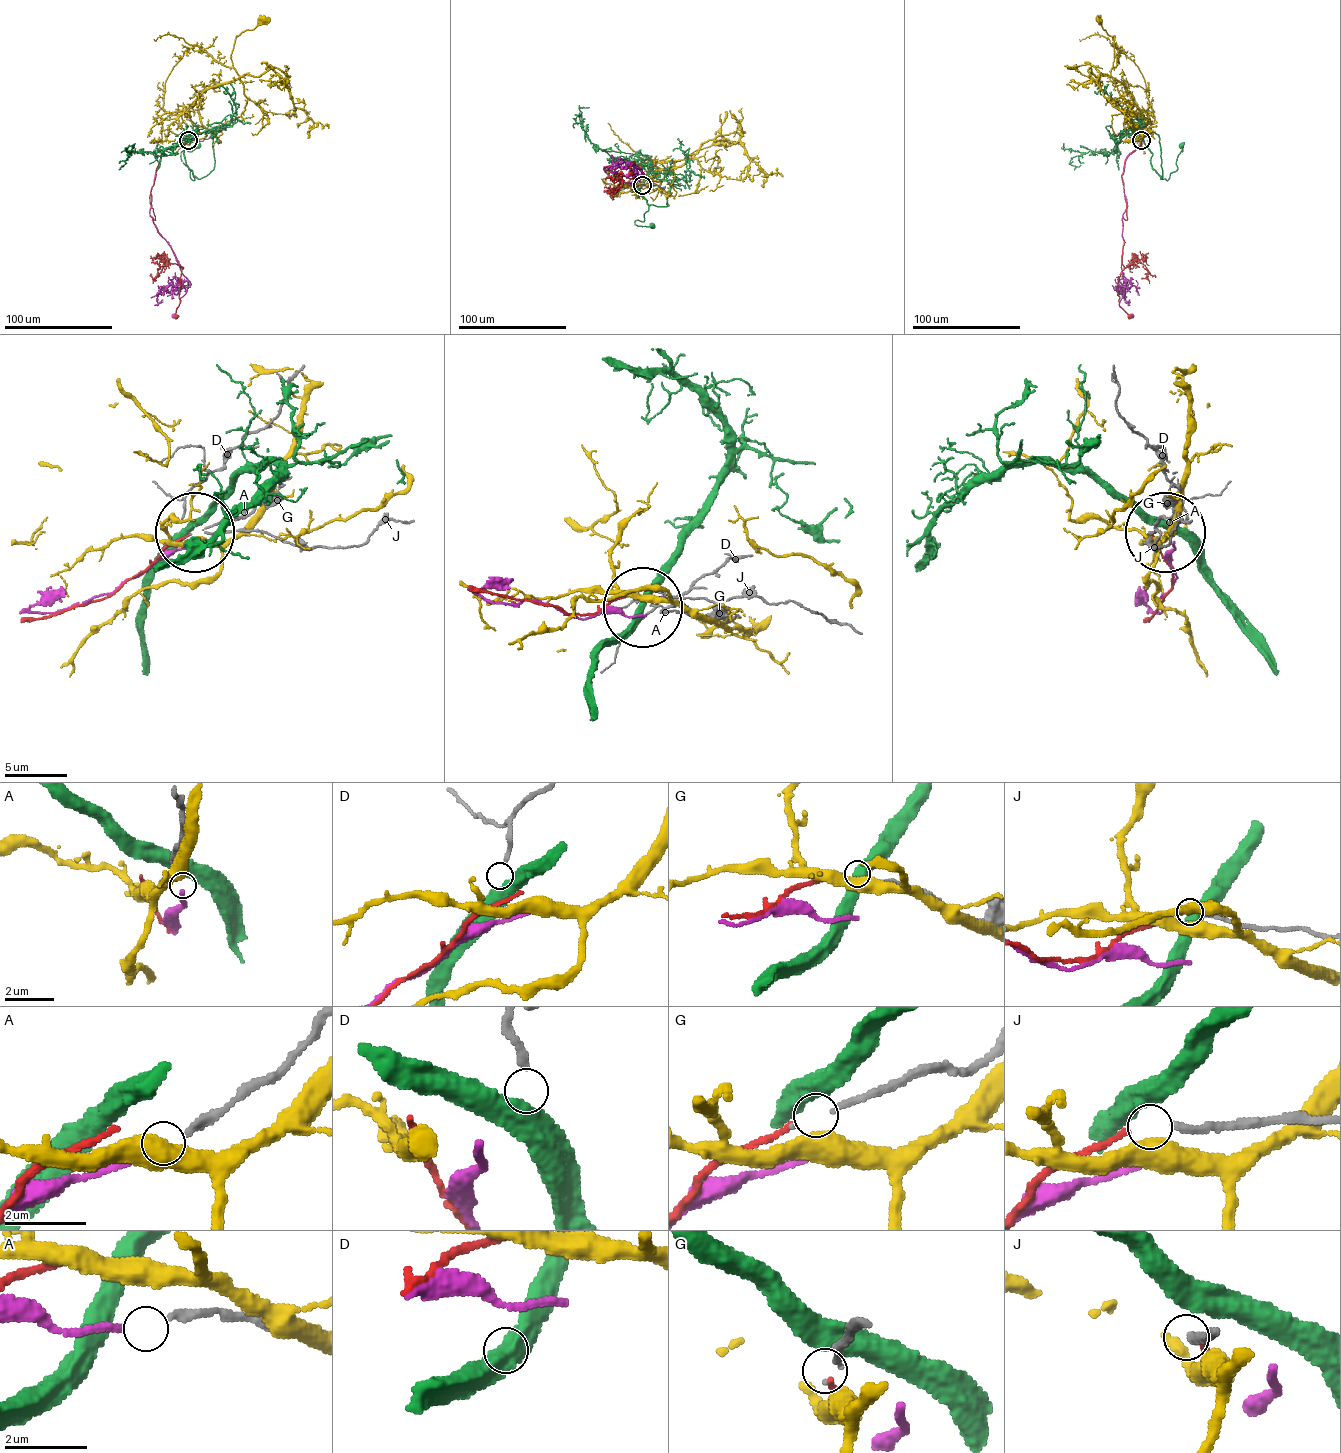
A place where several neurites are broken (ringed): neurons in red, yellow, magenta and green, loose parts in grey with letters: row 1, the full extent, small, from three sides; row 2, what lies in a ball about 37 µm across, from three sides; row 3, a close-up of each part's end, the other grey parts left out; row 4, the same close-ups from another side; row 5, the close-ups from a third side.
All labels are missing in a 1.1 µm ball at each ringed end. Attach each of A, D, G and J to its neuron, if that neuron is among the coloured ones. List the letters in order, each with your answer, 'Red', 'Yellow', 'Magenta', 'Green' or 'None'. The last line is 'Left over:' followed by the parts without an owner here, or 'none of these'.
A: Magenta
D: Green
G: Red
J: None
Left over: J

